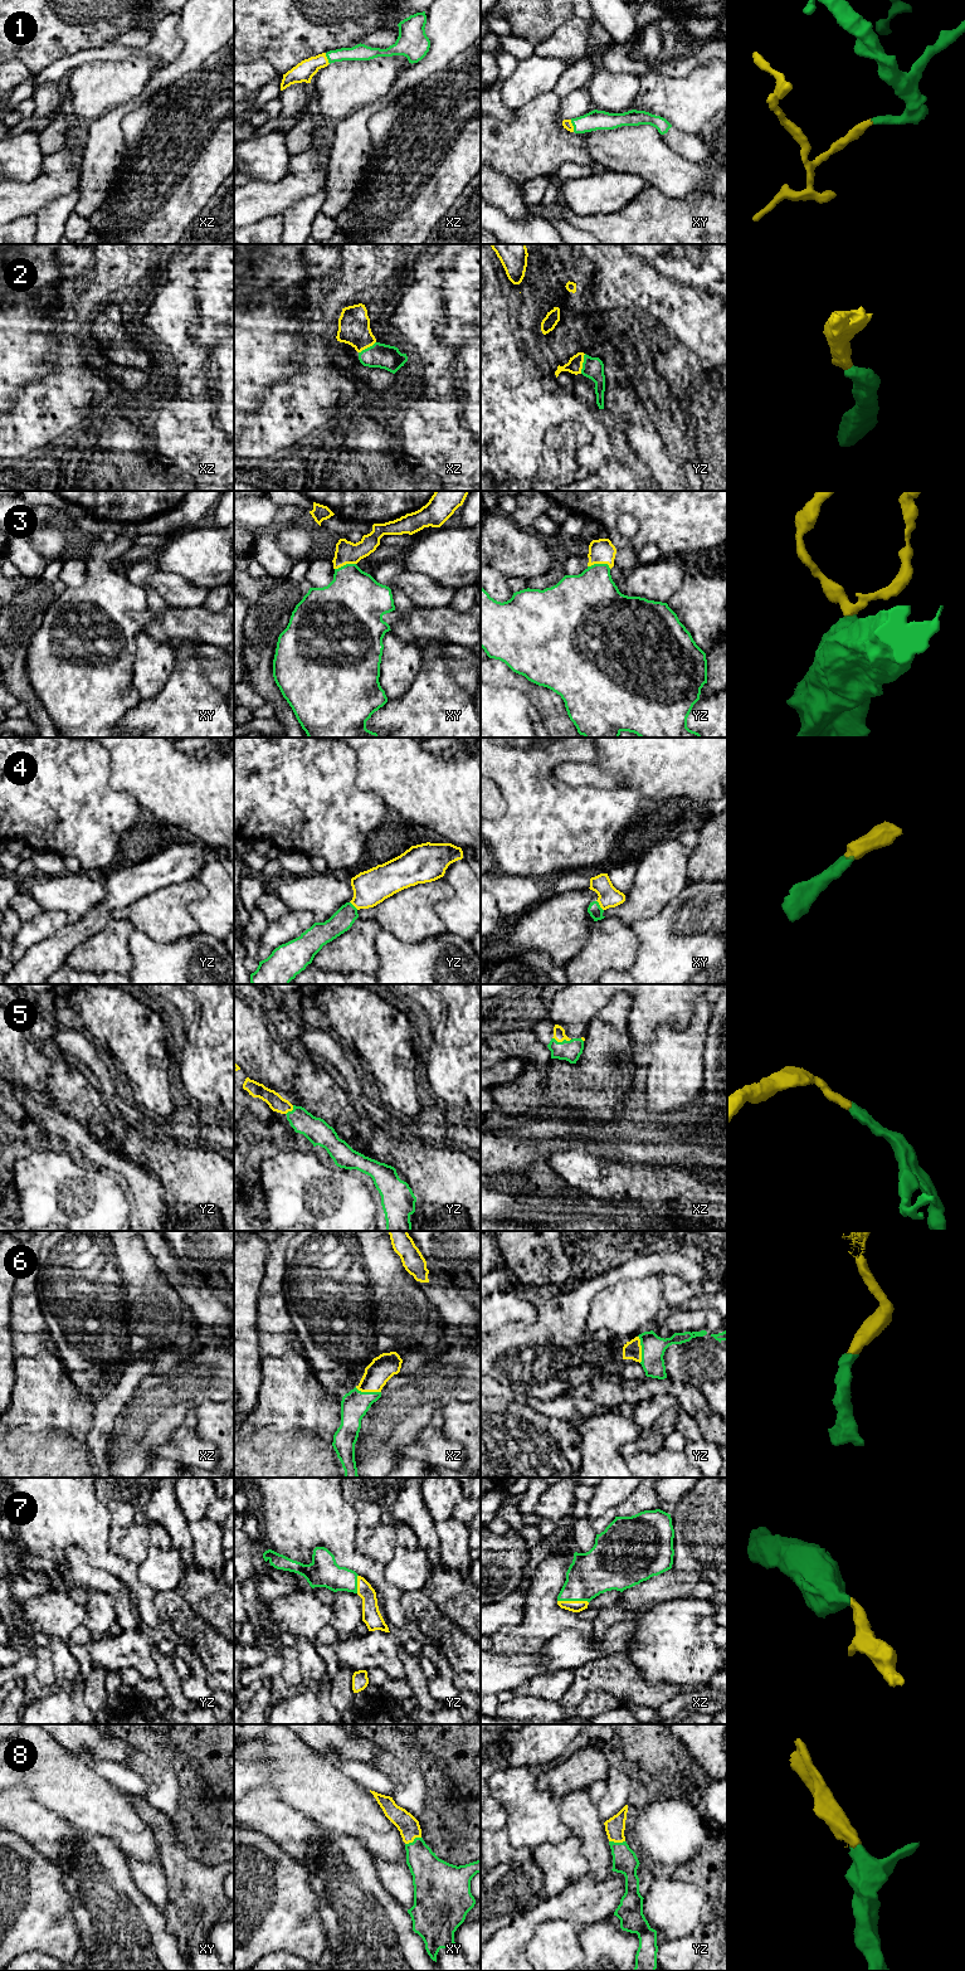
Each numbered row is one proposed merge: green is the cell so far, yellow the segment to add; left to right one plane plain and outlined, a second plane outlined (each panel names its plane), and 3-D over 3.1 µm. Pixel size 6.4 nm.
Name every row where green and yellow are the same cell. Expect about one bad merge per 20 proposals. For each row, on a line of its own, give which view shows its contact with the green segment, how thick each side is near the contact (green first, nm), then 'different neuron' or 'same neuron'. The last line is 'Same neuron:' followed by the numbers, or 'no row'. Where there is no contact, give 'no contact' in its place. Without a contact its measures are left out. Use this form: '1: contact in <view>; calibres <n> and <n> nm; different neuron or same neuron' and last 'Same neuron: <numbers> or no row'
1: contact in xy; calibres 130 and 60 nm; same neuron
2: contact in yz; calibres 140 and 100 nm; same neuron
3: contact in yz; calibres 380 and 160 nm; same neuron
4: contact in xy; calibres 90 and 140 nm; same neuron
5: contact in xz; calibres 130 and 80 nm; same neuron
6: contact in yz; calibres 160 and 110 nm; same neuron
7: contact in xz; calibres 280 and 80 nm; same neuron
8: contact in xy; calibres 240 and 140 nm; same neuron
Same neuron: 1, 2, 3, 4, 5, 6, 7, 8

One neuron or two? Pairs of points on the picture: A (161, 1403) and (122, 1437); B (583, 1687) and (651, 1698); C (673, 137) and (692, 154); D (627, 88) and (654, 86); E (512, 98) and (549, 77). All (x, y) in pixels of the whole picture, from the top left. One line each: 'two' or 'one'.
A: one
B: one
C: one
D: two
E: one

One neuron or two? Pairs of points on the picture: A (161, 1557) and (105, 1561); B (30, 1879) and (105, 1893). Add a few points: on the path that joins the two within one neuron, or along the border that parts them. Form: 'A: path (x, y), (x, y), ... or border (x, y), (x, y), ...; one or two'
A: border (137, 1565), (137, 1578), (154, 1590); two
B: border (53, 1862), (62, 1873), (73, 1913); two

